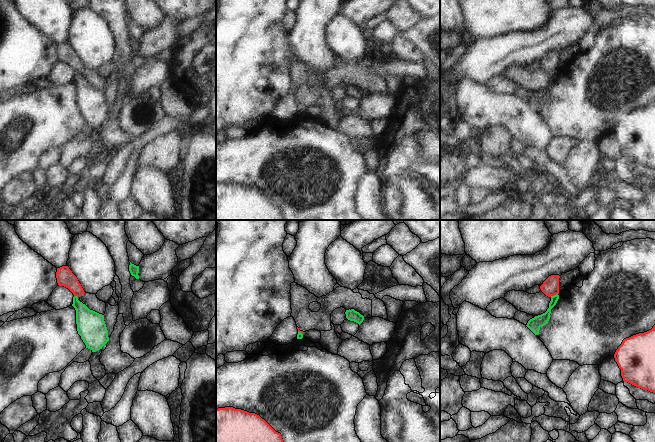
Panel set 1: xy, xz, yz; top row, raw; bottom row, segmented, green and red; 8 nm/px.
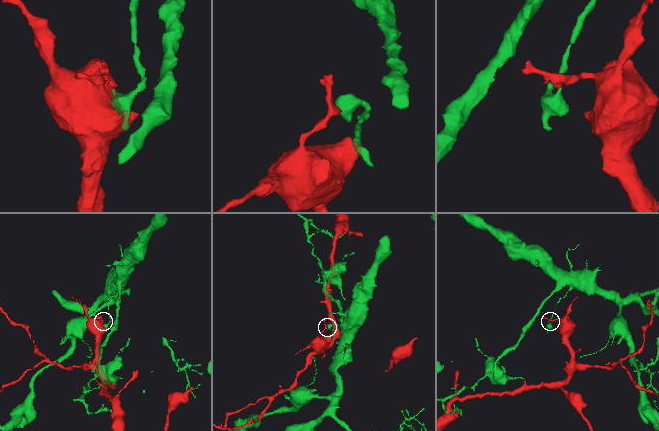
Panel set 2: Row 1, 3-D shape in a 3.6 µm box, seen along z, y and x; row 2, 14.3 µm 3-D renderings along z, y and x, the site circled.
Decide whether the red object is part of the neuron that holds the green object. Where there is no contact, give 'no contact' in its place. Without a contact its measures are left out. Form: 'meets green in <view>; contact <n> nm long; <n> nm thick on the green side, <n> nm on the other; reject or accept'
meets green in yz; contact 70 nm long; 100 nm thick on the green side, 140 nm on the other; reject

